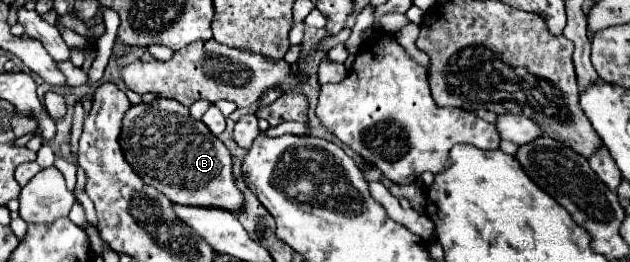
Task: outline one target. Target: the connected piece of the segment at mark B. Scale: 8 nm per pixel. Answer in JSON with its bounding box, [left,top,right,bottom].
[119,98,243,212]

